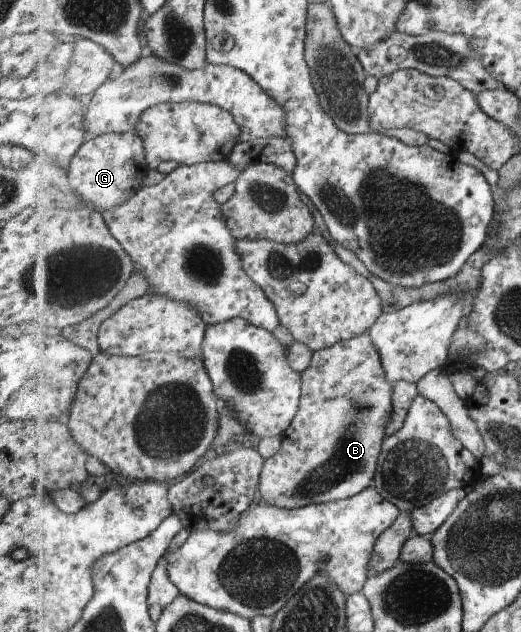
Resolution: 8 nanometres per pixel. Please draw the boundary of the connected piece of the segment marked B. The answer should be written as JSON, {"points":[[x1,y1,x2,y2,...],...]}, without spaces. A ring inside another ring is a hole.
{"points":[[369,333,313,352,311,365,303,372,299,413,282,435,280,452,266,459,258,486,258,499,272,506,294,510,352,498,372,486,386,440,386,424,392,412,392,389,393,383,386,378,380,353]]}

